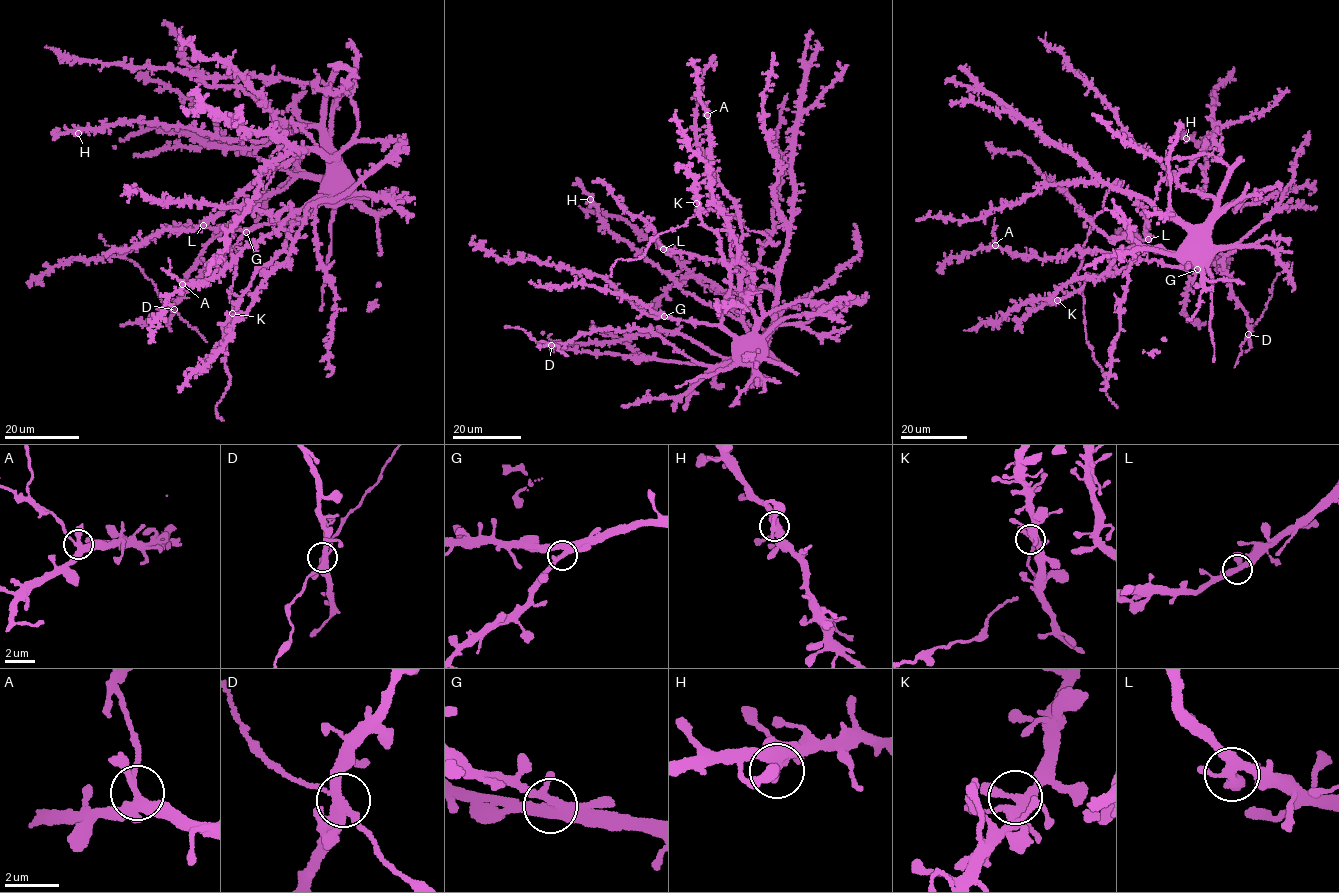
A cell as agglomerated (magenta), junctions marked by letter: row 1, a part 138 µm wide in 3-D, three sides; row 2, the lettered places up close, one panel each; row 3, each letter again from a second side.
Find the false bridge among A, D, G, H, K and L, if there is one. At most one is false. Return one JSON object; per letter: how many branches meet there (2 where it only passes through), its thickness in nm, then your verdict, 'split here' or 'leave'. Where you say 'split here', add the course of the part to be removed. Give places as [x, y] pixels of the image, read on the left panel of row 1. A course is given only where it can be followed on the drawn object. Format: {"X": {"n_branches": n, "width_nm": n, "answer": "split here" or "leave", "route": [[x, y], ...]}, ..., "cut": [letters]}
{"A": {"n_branches": 5, "width_nm": 360, "answer": "split here", "route": [[182, 284], [170, 273], [168, 257]]}, "D": {"n_branches": 4, "width_nm": 320, "answer": "leave"}, "G": {"n_branches": 4, "width_nm": 320, "answer": "leave"}, "H": {"n_branches": 5, "width_nm": 320, "answer": "leave"}, "K": {"n_branches": 5, "width_nm": 320, "answer": "leave"}, "L": {"n_branches": 4, "width_nm": 320, "answer": "leave"}, "cut": ["A"]}

